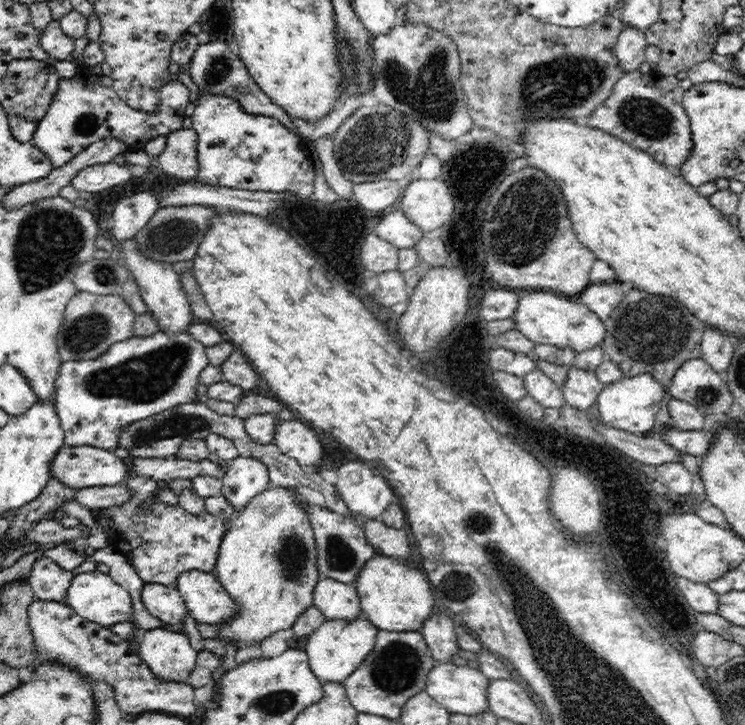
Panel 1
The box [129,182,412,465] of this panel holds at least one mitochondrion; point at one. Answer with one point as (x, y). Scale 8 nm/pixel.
(171, 238)

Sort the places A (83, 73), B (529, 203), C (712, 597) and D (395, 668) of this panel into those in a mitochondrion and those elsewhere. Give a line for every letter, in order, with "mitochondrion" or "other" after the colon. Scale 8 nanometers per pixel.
A: other
B: mitochondrion
C: other
D: mitochondrion

